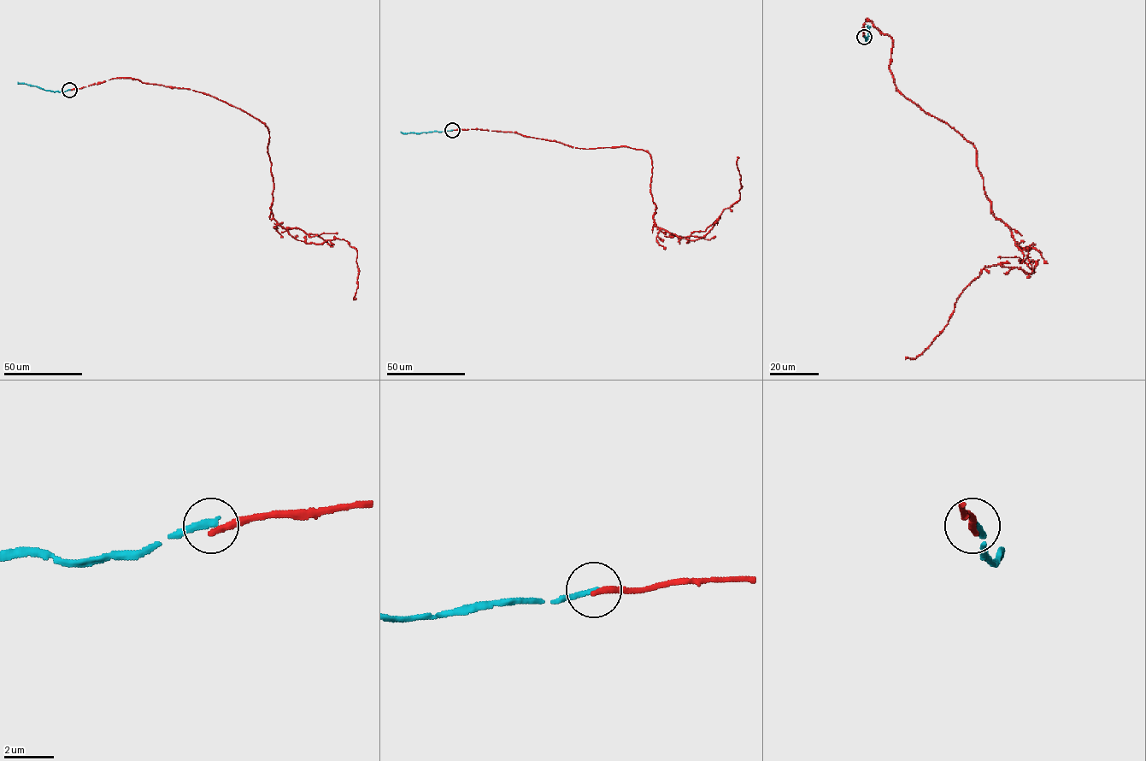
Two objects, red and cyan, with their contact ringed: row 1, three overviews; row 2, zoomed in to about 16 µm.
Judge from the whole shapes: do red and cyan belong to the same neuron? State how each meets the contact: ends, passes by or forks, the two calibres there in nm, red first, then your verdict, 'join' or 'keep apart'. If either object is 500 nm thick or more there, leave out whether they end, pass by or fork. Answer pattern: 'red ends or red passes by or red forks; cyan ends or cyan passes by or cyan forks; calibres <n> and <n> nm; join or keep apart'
red ends; cyan ends; calibres 240 and 260 nm; keep apart

